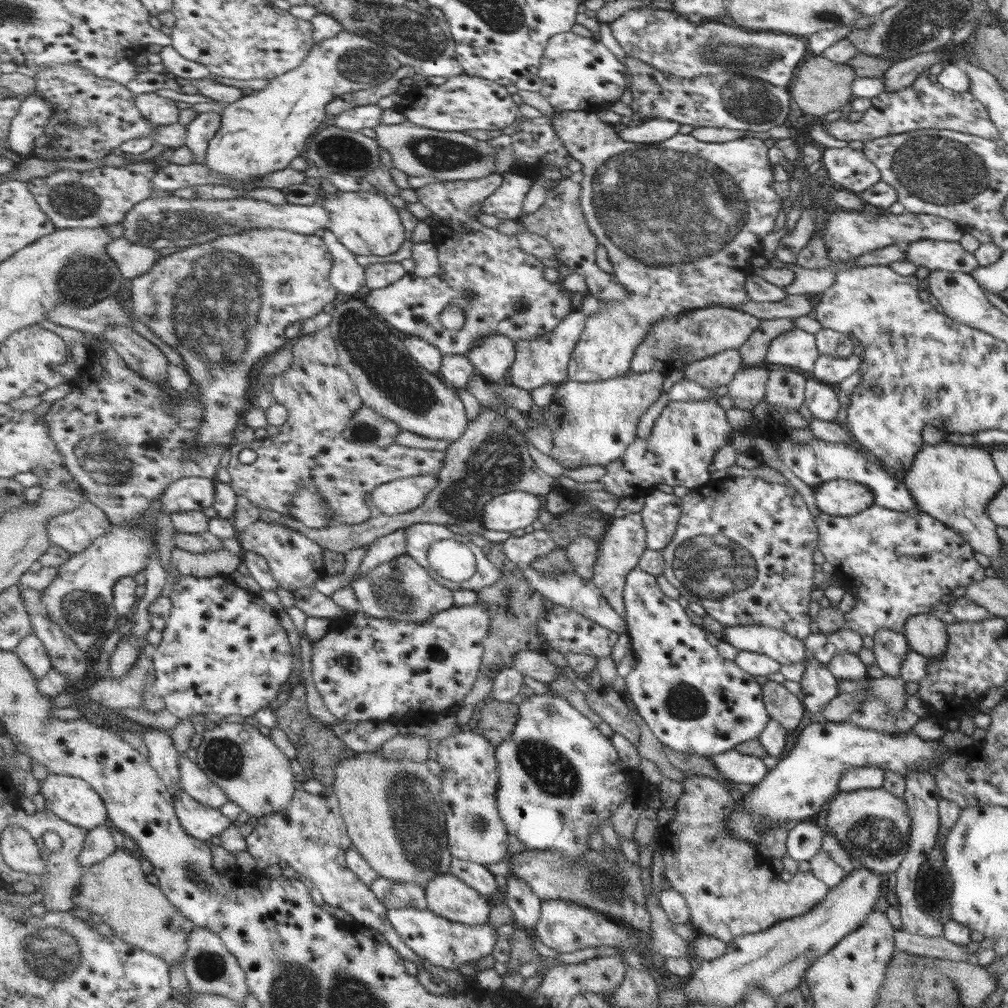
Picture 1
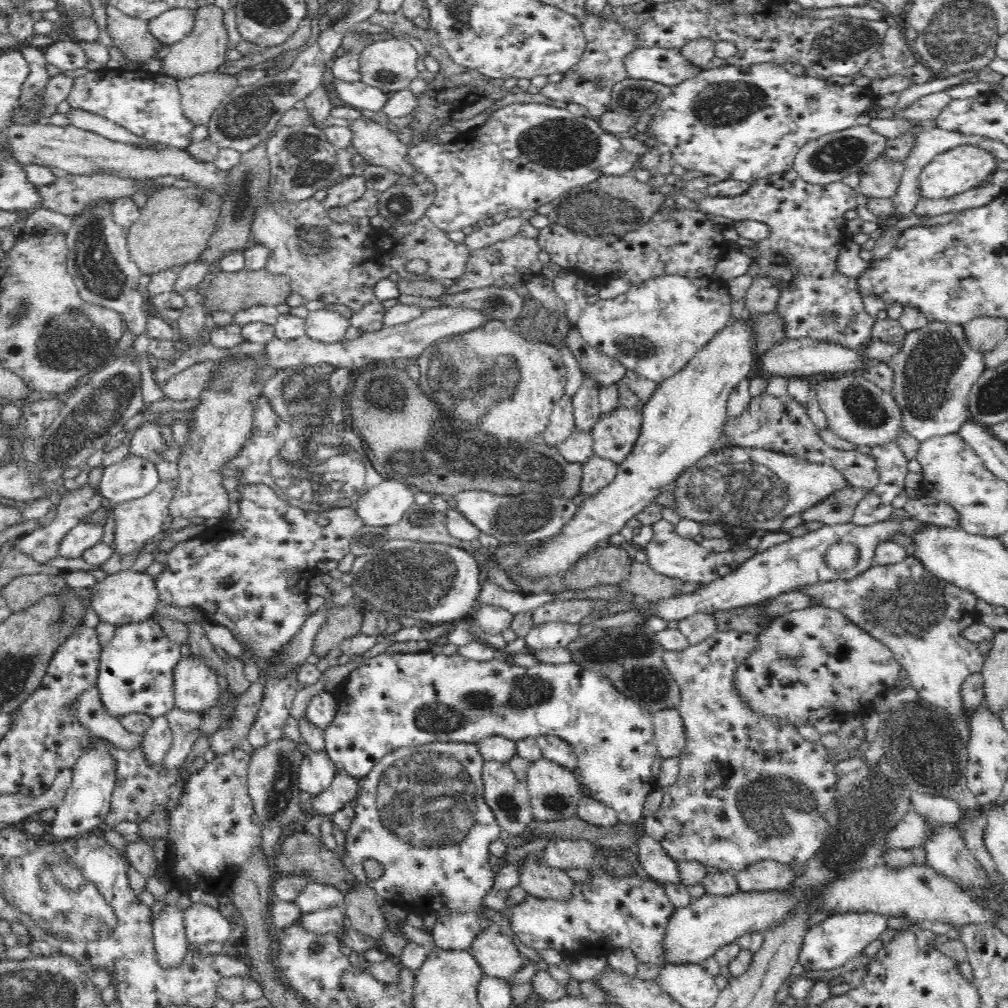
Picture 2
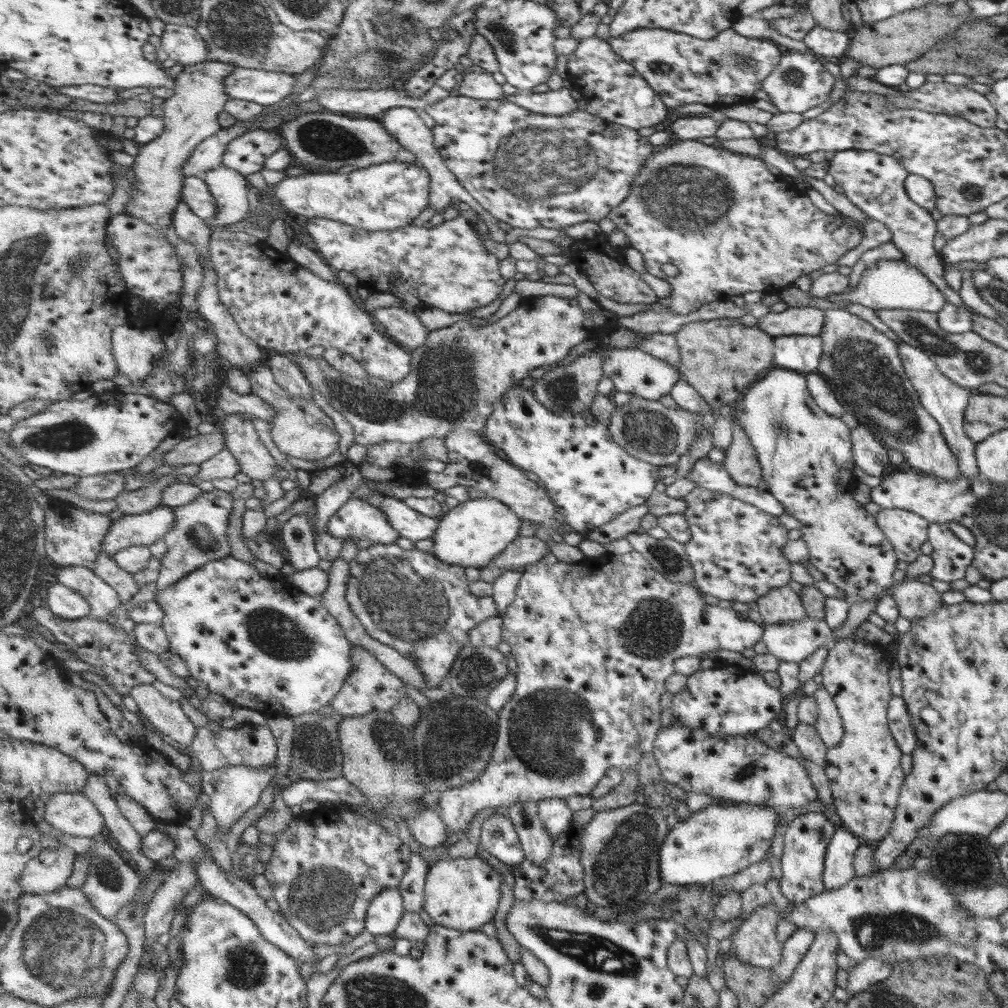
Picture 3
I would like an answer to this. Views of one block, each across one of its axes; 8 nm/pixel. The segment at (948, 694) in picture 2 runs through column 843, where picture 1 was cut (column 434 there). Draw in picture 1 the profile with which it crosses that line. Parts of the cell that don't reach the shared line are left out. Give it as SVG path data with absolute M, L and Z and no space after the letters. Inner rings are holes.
M407 553L379 564L353 583L359 610L379 618L403 619L421 623L437 612L455 606L454 591L435 580L430 572Z

